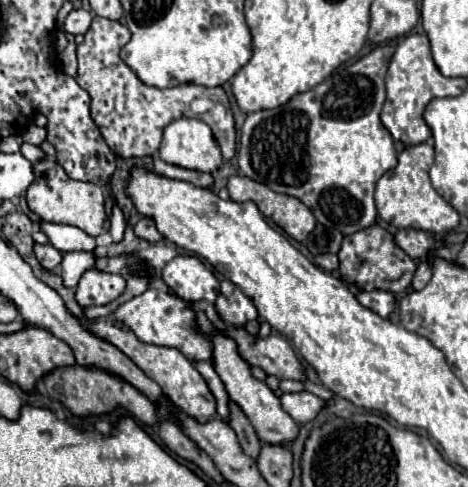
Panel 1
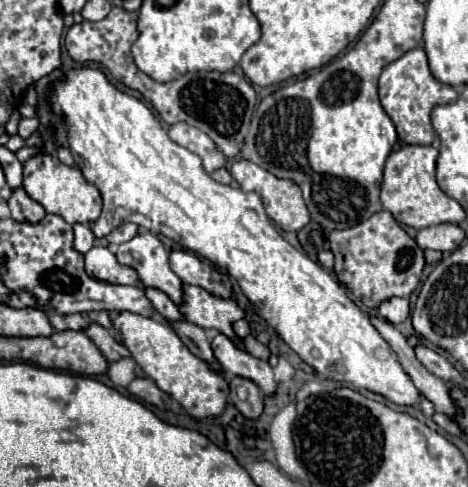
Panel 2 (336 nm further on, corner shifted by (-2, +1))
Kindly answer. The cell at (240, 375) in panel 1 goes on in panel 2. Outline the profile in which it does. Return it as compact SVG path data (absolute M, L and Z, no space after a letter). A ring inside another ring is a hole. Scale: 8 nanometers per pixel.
M141 231L127 243L121 243L117 249L117 261L125 267L137 271L143 287L153 287L163 291L175 305L183 305L183 283L169 267L169 255L163 249L163 243L149 231Z

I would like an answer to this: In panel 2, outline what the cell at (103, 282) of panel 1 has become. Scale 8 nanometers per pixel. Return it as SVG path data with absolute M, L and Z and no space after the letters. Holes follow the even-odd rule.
M93 247L85 253L85 271L89 277L111 285L137 285L137 273L125 265L119 265L107 247Z

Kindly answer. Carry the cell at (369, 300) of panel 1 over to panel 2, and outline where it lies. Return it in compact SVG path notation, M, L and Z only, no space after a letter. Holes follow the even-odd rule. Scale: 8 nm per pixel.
M391 297L379 305L379 315L391 325L399 325L409 317L409 301L403 297Z

